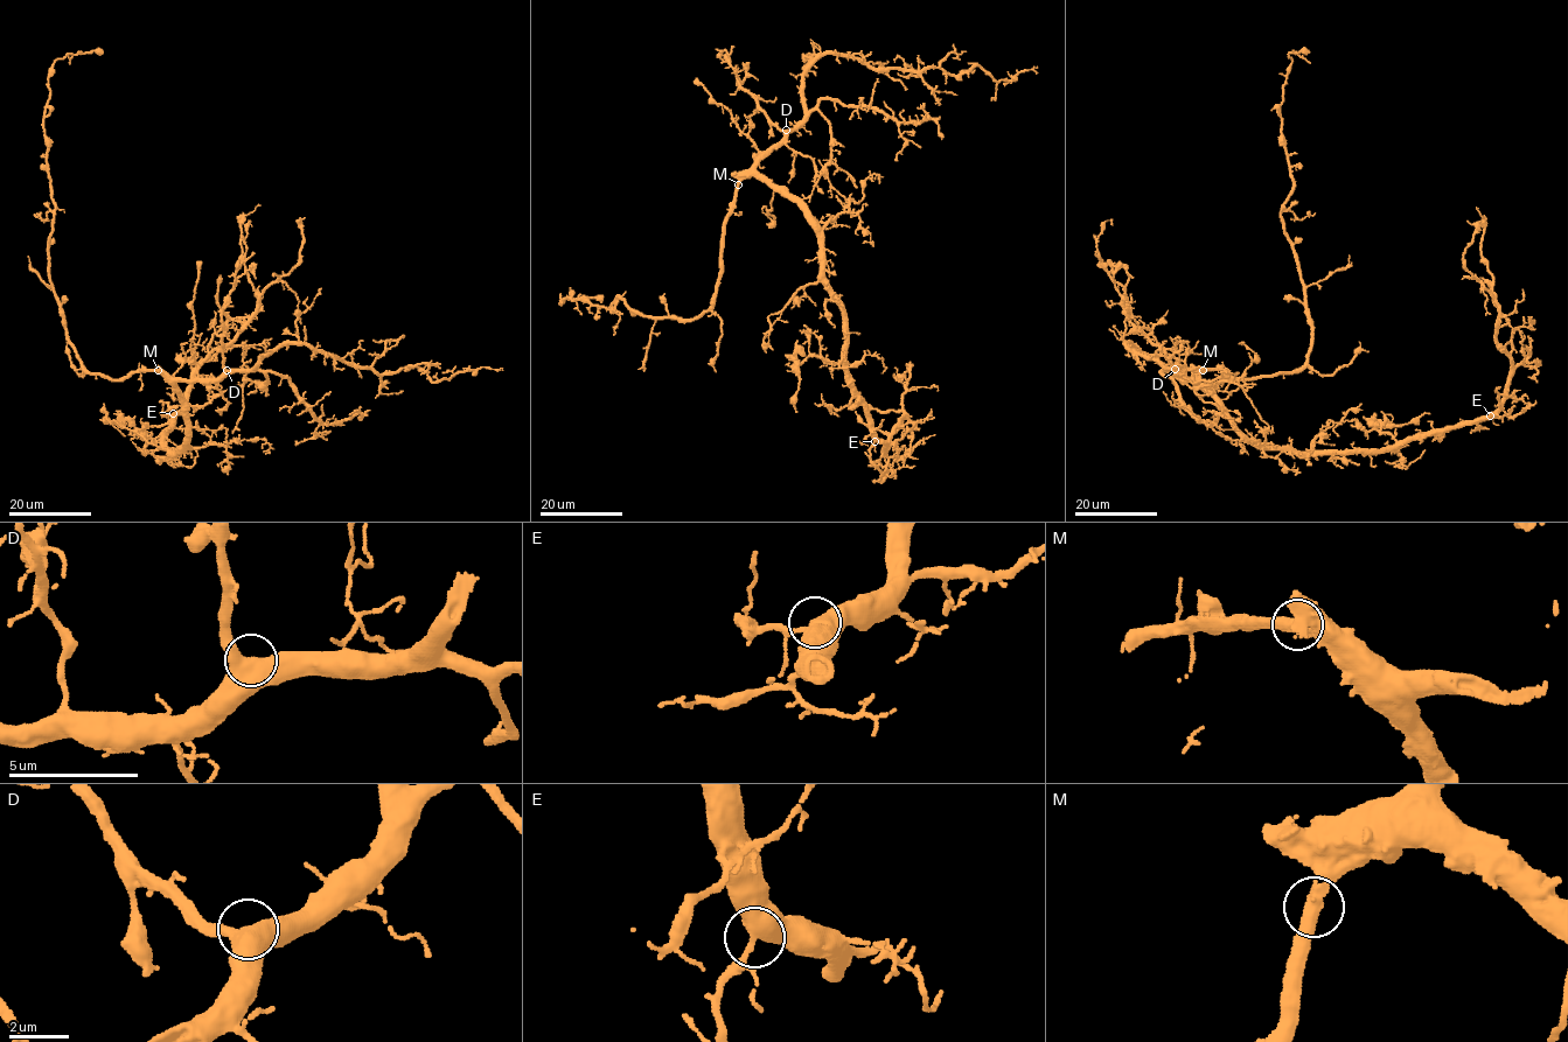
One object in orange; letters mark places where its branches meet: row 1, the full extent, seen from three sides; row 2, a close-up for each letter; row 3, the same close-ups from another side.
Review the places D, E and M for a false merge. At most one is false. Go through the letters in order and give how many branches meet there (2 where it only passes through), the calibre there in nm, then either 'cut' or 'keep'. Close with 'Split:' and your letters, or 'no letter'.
D: 2 branches meet; 550 nm thick; keep
E: 2 branches meet; 550 nm thick; keep
M: 2 branches meet; 440 nm thick; keep
Split: no letter

